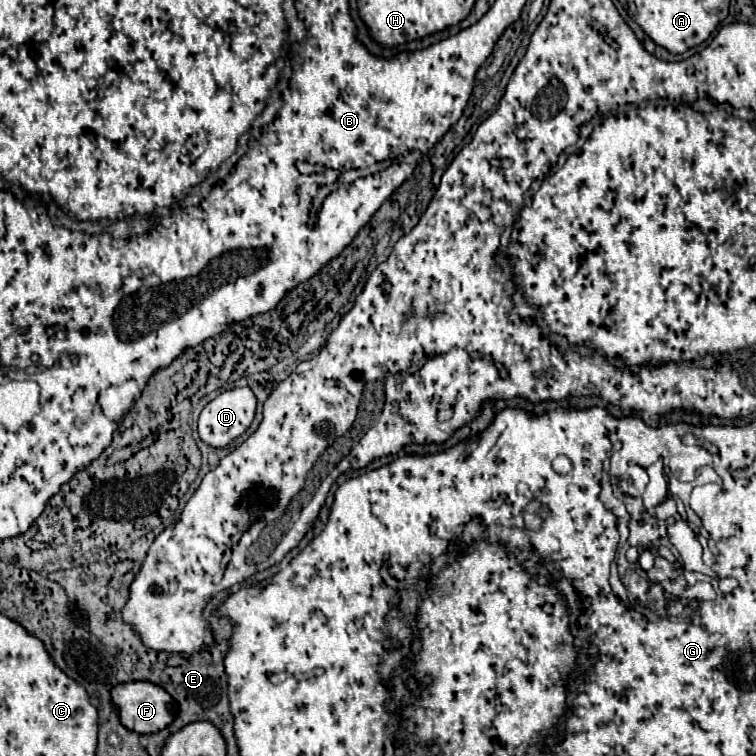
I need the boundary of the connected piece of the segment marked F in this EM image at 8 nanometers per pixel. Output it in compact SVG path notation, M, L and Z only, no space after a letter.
M152 682L118 684L110 690L110 696L118 708L120 724L136 734L158 732L174 718L174 702L170 694Z

